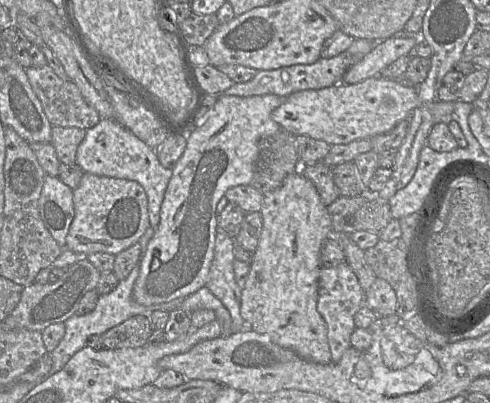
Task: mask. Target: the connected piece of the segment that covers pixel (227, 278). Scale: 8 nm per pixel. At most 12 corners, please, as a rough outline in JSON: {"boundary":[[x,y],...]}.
{"boundary":[[216,235],[206,287],[229,311],[233,332],[245,329],[234,273],[235,239]]}

